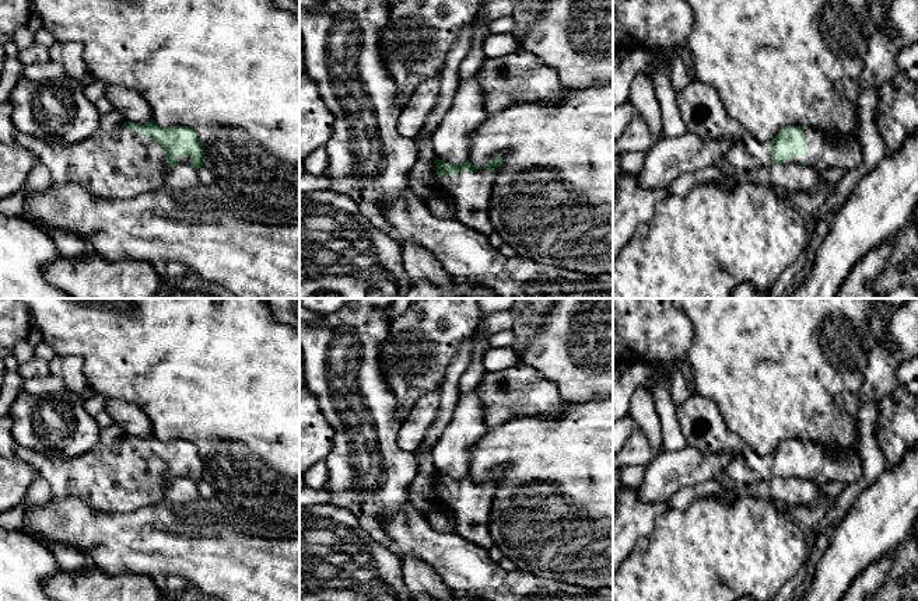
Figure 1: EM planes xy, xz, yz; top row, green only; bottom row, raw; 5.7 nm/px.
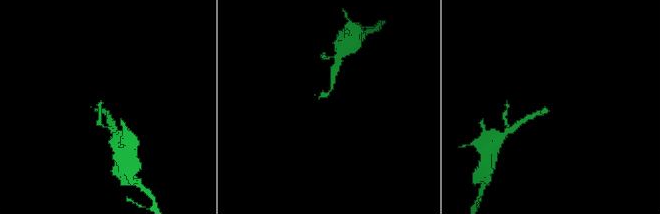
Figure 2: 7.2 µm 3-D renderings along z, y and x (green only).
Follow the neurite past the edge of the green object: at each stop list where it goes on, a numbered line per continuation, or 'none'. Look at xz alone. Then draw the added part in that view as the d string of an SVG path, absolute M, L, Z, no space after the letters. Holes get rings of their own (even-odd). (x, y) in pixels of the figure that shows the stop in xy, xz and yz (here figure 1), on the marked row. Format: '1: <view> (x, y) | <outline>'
1: xz (470, 192) | M491 170L444 174L439 177L438 186L439 192L455 205L458 221L487 237L494 231L488 214L494 188Z

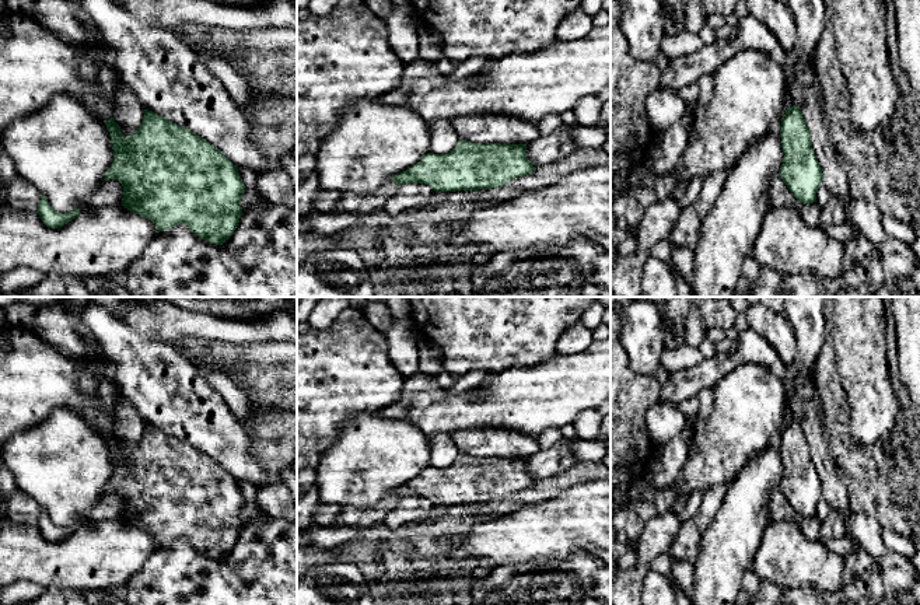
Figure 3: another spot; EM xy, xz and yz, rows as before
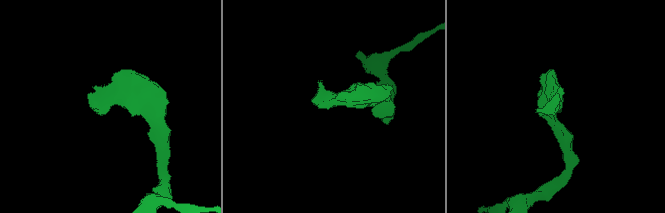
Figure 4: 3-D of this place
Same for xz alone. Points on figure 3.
1: xz (356, 205) | M389 179L379 189L370 195L344 193L332 213L351 214L356 217L367 216L375 210L382 210L385 202L395 195L398 185Z

